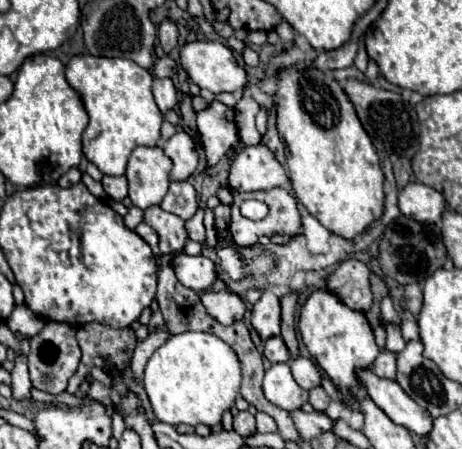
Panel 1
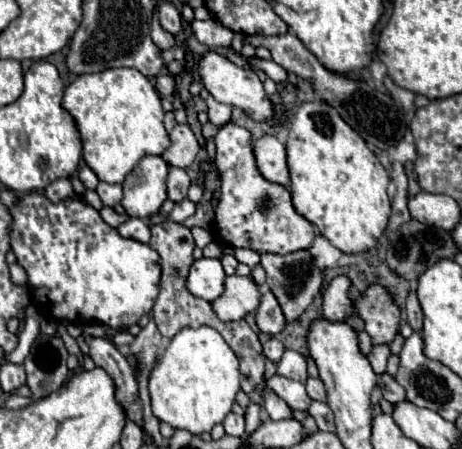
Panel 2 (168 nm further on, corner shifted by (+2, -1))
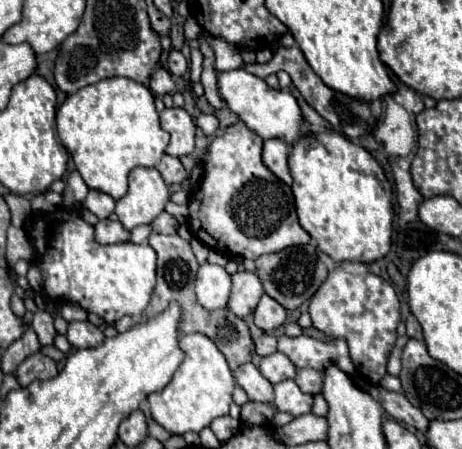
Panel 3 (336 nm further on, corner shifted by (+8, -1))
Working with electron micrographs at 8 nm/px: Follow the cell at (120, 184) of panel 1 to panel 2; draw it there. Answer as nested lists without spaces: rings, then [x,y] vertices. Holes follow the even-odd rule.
[[[100,183],[96,187],[96,193],[100,195],[100,199],[102,199],[102,203],[106,207],[114,207],[122,199],[122,185],[116,185],[116,183]]]

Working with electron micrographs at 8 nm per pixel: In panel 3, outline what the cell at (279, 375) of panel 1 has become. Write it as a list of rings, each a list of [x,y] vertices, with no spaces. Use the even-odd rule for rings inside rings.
[[[286,379],[274,387],[274,405],[278,407],[278,411],[286,411],[292,417],[310,413],[312,401],[314,401],[314,397],[302,393],[300,387],[290,379]]]

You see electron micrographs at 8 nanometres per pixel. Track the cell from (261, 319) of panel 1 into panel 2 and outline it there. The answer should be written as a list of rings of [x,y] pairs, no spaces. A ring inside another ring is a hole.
[[[270,289],[262,291],[262,299],[260,299],[260,305],[256,309],[256,325],[266,335],[278,335],[286,325],[282,309],[280,309],[280,305]]]

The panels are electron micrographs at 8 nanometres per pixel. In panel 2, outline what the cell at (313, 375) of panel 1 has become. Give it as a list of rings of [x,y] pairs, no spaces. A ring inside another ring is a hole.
[[[284,351],[280,363],[278,363],[278,375],[284,375],[288,379],[296,379],[300,383],[304,383],[308,379],[308,373],[306,373],[306,359],[296,353],[296,351]]]

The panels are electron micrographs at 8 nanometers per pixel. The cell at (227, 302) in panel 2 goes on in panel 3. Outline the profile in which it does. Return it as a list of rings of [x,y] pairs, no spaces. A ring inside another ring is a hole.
[[[238,271],[232,275],[232,295],[228,309],[238,317],[248,317],[254,313],[262,295],[264,289],[258,275],[250,271]]]

